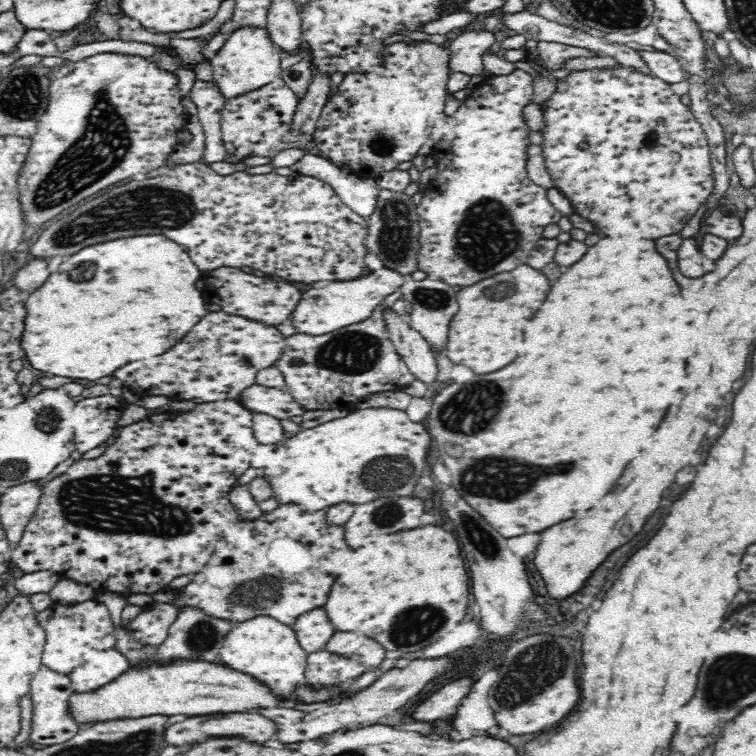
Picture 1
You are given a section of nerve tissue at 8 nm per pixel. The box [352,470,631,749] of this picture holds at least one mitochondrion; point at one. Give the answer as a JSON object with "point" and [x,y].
{"point":[540,665]}

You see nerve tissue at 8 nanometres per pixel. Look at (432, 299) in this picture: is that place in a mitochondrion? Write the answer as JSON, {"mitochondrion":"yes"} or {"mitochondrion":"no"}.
{"mitochondrion":"yes"}

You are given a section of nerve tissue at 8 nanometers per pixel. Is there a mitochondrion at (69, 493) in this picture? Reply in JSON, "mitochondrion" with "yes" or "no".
{"mitochondrion":"yes"}

